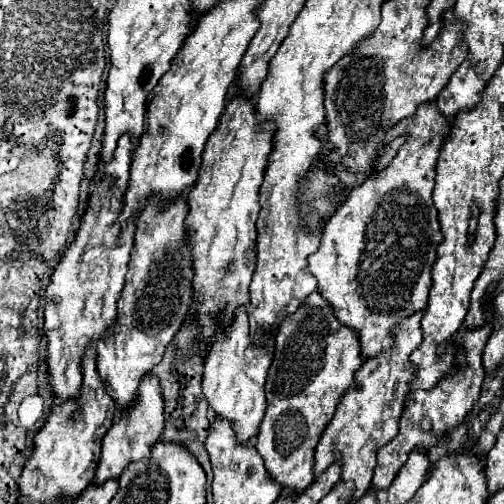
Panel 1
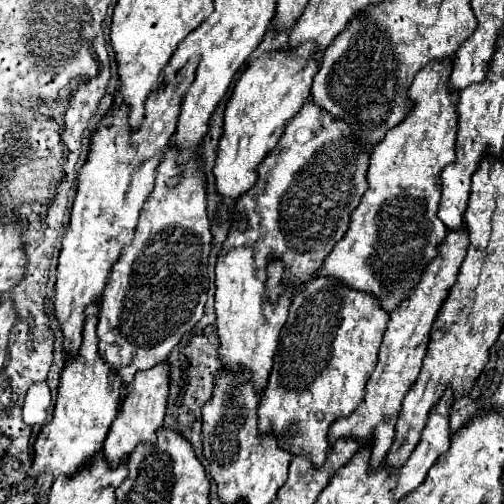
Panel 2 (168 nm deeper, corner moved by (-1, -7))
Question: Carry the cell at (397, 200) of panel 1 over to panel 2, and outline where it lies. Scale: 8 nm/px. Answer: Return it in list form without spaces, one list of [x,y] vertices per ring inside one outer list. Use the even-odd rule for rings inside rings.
[[[432,63],[414,77],[410,95],[418,99],[418,107],[410,111],[410,119],[390,129],[384,141],[374,147],[366,173],[368,189],[350,215],[346,235],[316,271],[316,275],[332,277],[356,291],[372,293],[386,313],[396,311],[412,293],[446,237],[446,225],[436,217],[436,209],[440,201],[440,173],[456,159],[458,95],[446,91],[450,67],[452,63]]]

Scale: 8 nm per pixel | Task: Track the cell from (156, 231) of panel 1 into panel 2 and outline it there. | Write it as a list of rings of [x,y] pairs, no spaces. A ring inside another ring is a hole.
[[[174,149],[162,157],[162,165],[158,165],[158,175],[154,189],[140,211],[140,219],[136,225],[134,241],[122,251],[122,259],[114,265],[110,283],[100,301],[98,315],[98,349],[102,359],[114,367],[114,371],[122,377],[124,383],[132,383],[134,375],[140,369],[150,369],[166,363],[170,351],[180,343],[182,335],[190,331],[200,317],[204,315],[206,291],[208,291],[208,255],[210,255],[210,219],[206,213],[206,181],[200,171],[198,159],[190,163],[190,171],[186,171],[186,179],[178,183],[178,187],[166,187],[170,177],[178,175],[178,165],[174,163]]]

